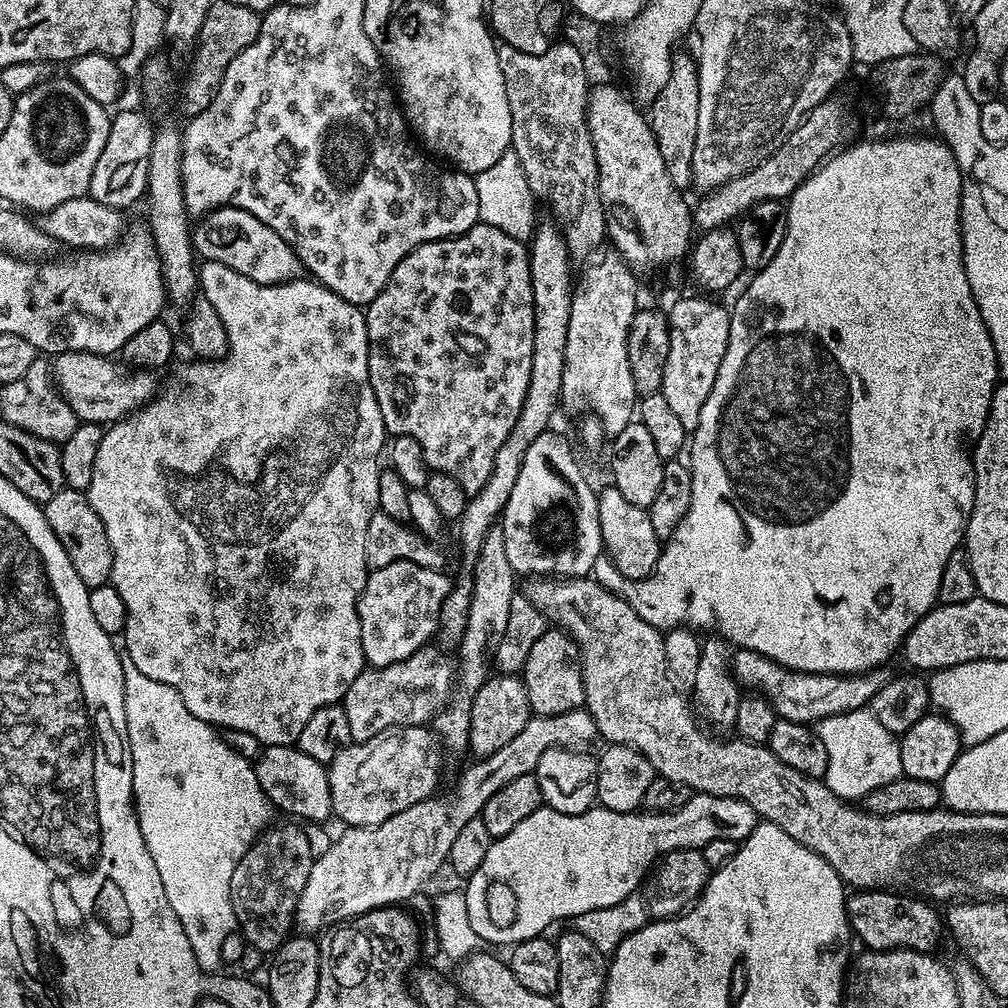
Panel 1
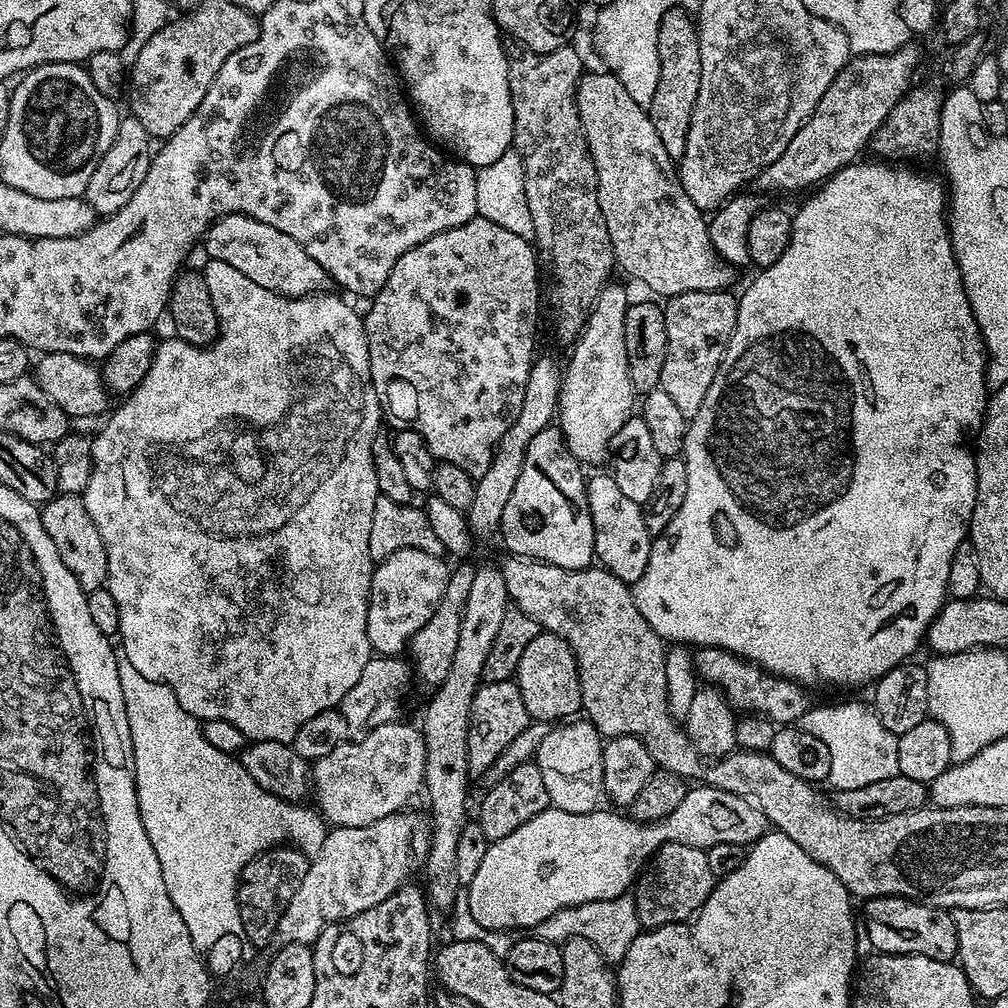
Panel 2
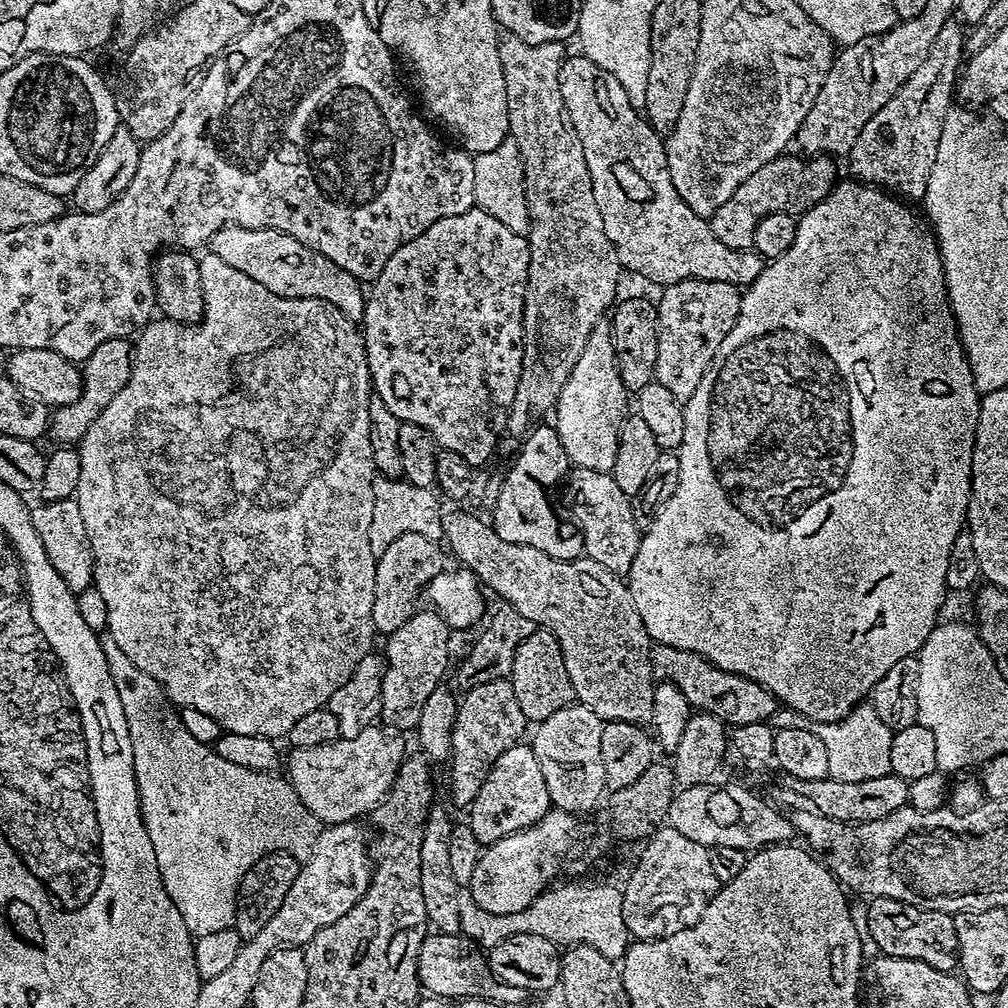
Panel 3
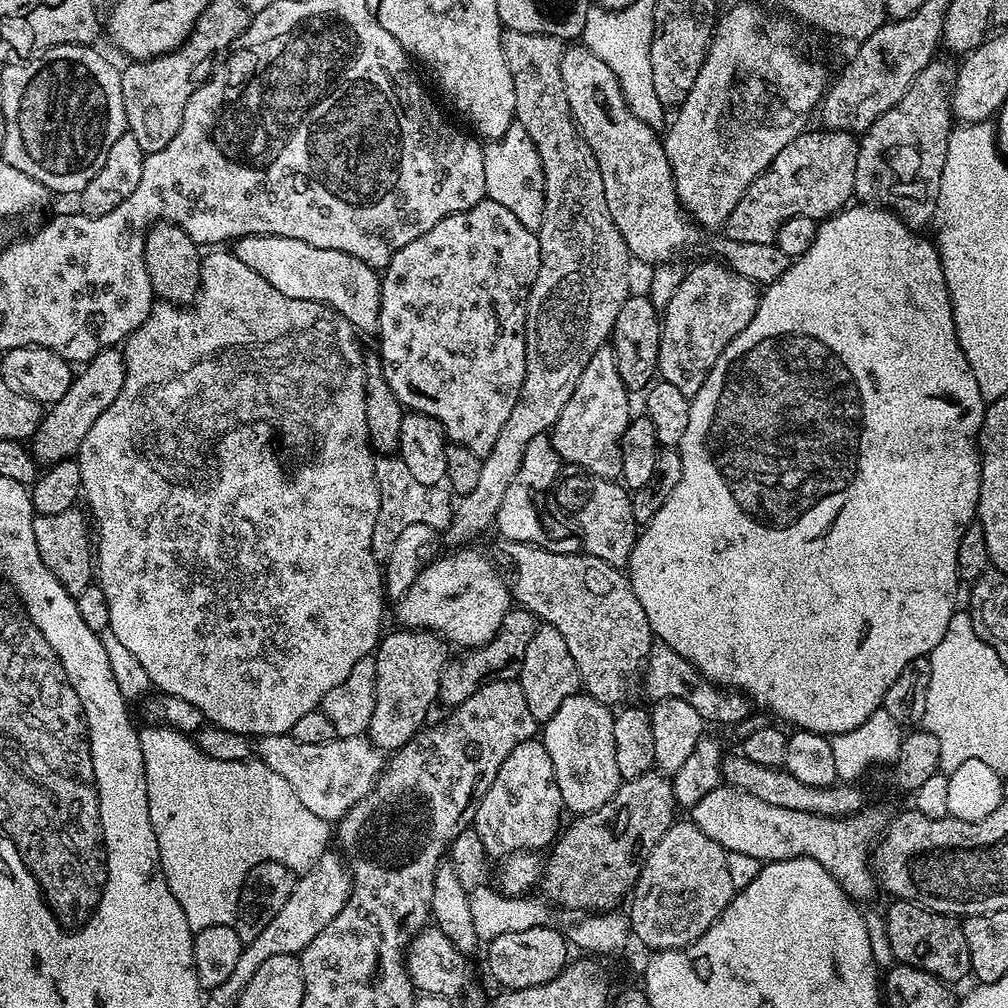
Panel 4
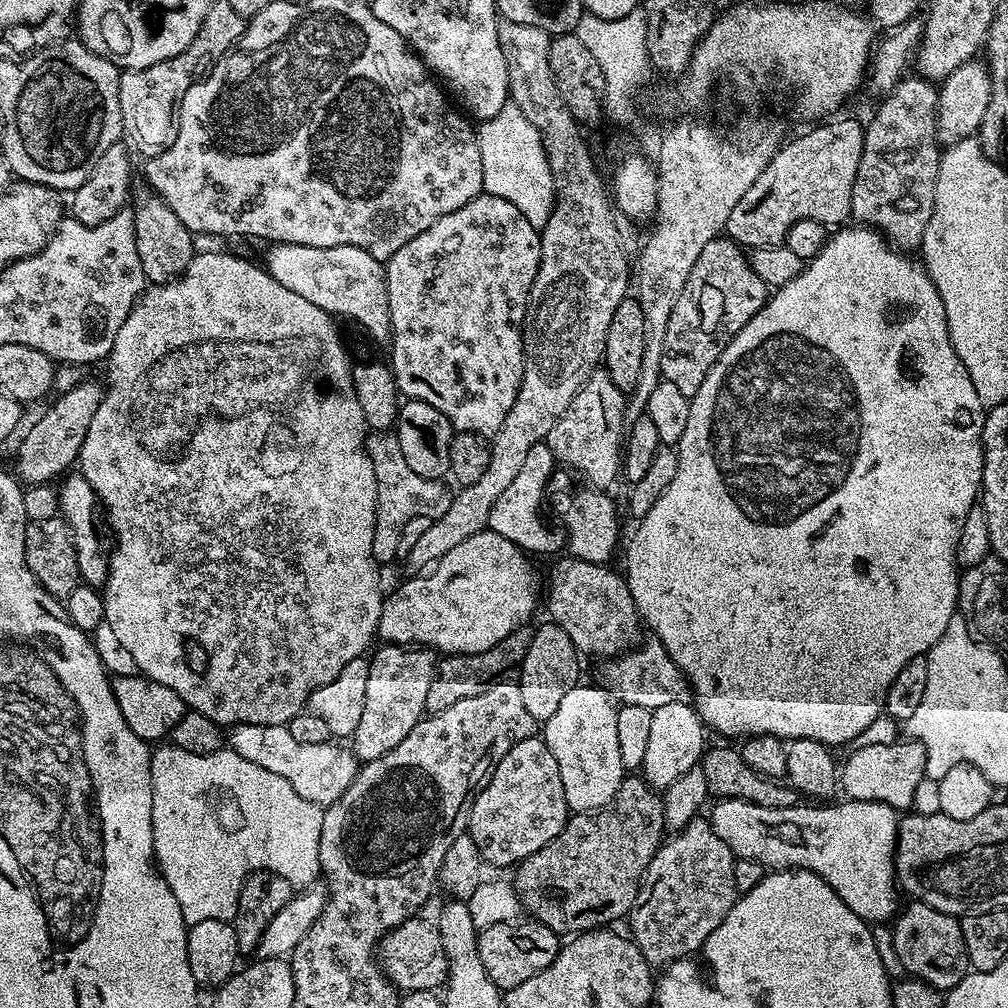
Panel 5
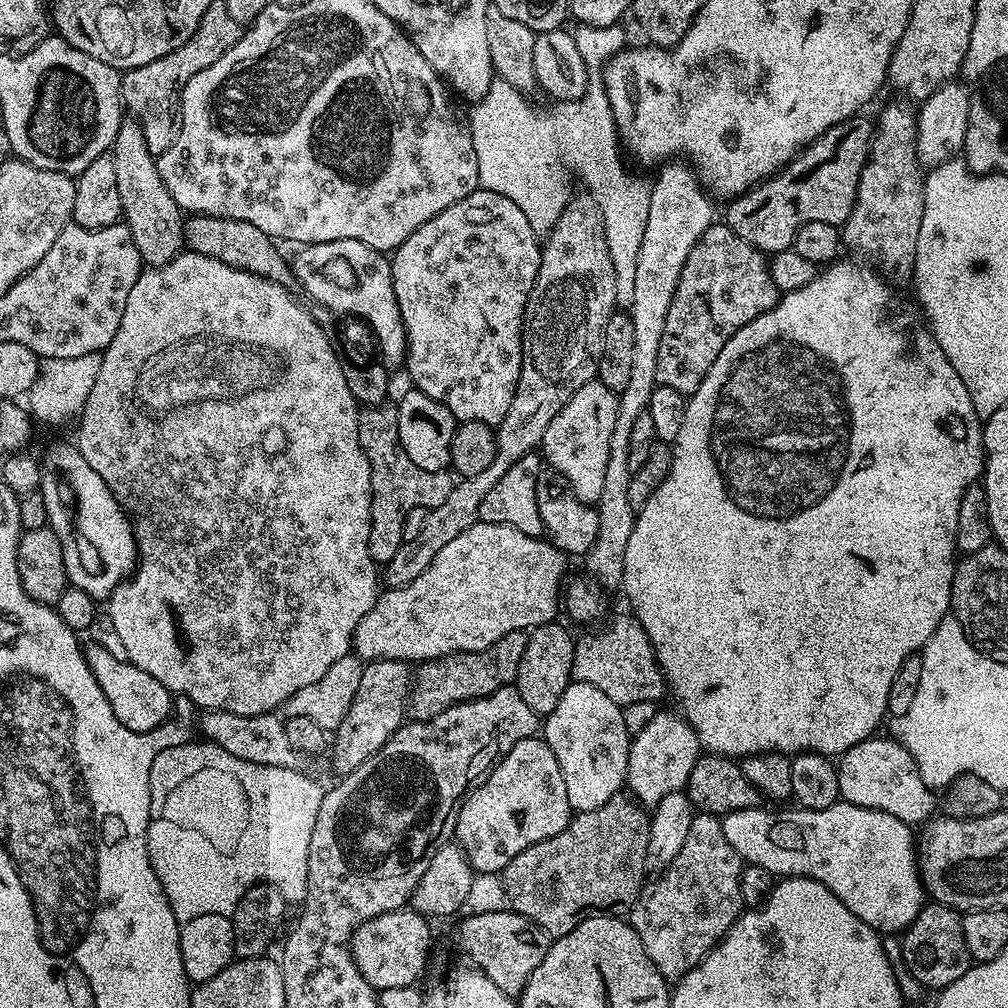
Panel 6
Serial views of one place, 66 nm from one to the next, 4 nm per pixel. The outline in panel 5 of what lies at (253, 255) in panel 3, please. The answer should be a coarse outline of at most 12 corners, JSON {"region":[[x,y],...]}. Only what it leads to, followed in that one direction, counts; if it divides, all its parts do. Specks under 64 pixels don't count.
{"region":[[272,244],[268,273],[391,341],[385,265],[358,246]]}

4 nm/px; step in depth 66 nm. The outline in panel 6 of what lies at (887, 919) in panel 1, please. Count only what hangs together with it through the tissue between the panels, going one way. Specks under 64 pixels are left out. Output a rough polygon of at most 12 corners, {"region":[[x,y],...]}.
{"region":[[925,903],[900,940],[906,972],[928,990],[974,961],[961,913]]}

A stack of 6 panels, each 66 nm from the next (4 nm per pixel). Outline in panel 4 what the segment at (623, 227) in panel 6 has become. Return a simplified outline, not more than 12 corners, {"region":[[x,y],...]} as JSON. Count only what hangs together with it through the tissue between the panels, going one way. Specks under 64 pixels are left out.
{"region":[[514,122],[484,149],[486,196],[539,233],[542,162]]}

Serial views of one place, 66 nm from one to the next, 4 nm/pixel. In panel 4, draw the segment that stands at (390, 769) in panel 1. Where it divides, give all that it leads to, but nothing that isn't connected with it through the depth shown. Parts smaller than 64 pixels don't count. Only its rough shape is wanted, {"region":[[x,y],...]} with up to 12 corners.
{"region":[[262,736],[260,763],[302,806],[338,822],[374,787],[385,753],[364,736]]}

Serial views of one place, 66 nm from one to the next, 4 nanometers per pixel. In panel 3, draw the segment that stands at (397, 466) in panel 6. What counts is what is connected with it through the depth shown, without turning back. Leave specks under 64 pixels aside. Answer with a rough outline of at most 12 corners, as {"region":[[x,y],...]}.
{"region":[[377,479],[370,550],[402,538],[444,540],[441,497],[403,479]]}

